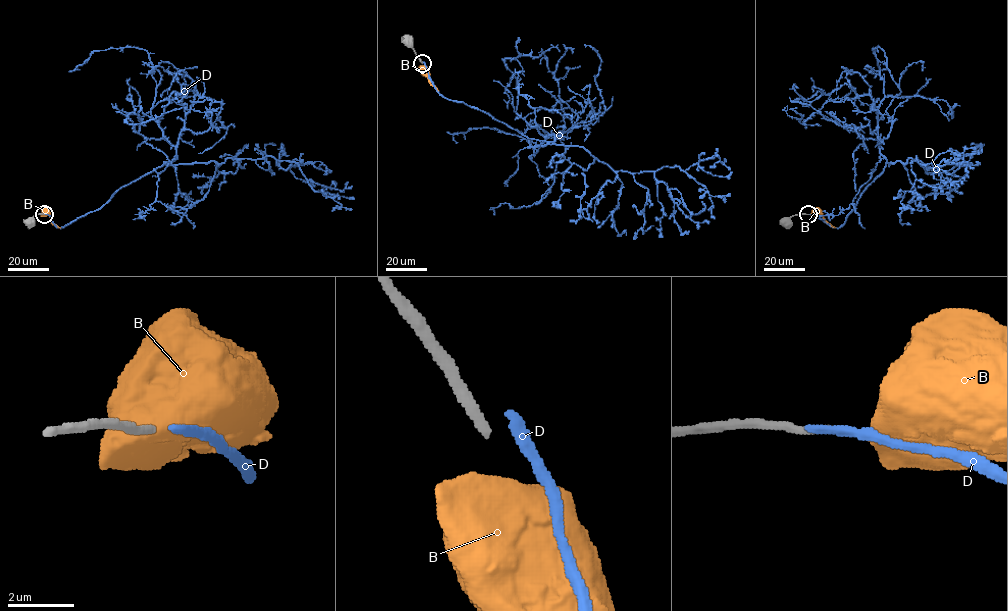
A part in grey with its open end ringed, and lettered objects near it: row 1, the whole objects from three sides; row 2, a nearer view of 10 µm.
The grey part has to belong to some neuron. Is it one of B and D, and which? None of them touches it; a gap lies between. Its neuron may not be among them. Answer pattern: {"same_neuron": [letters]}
{"same_neuron": []}

